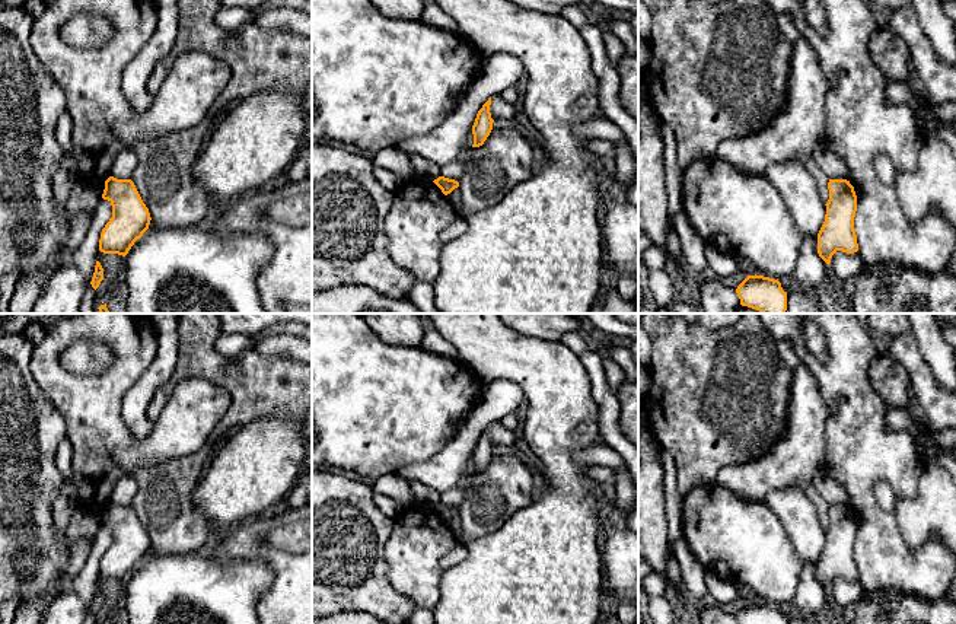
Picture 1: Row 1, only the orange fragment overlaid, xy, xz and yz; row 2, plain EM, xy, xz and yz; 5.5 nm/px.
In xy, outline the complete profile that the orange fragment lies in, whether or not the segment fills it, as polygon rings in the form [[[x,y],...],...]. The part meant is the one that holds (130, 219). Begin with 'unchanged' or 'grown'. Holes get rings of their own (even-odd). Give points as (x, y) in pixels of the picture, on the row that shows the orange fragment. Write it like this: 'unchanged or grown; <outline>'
unchanged; [[[109,176],[105,181],[103,200],[112,206],[112,217],[99,239],[99,251],[125,257],[134,242],[150,225],[150,213],[131,179]]]

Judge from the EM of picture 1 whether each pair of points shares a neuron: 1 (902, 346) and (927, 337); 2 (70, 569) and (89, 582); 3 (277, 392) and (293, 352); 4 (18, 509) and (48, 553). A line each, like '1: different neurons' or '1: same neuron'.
1: different neurons
2: different neurons
3: different neurons
4: same neuron

